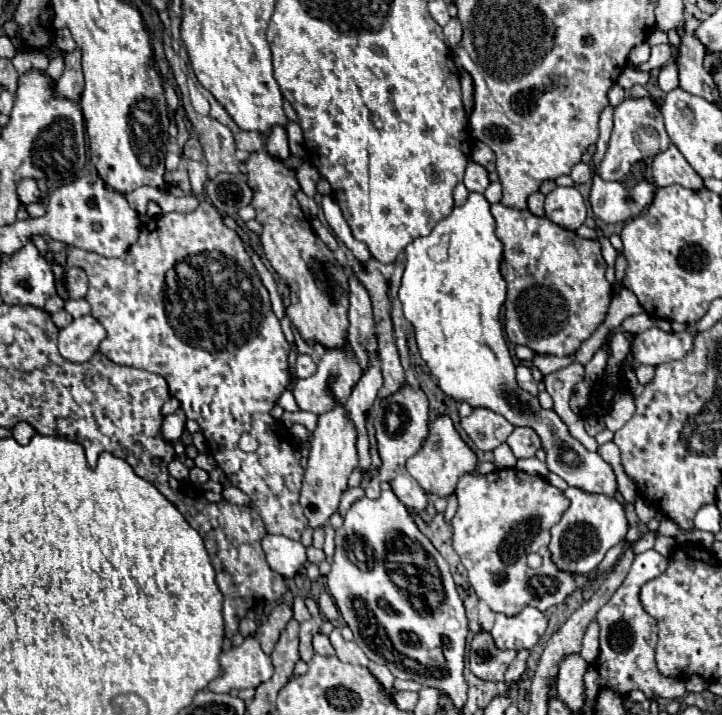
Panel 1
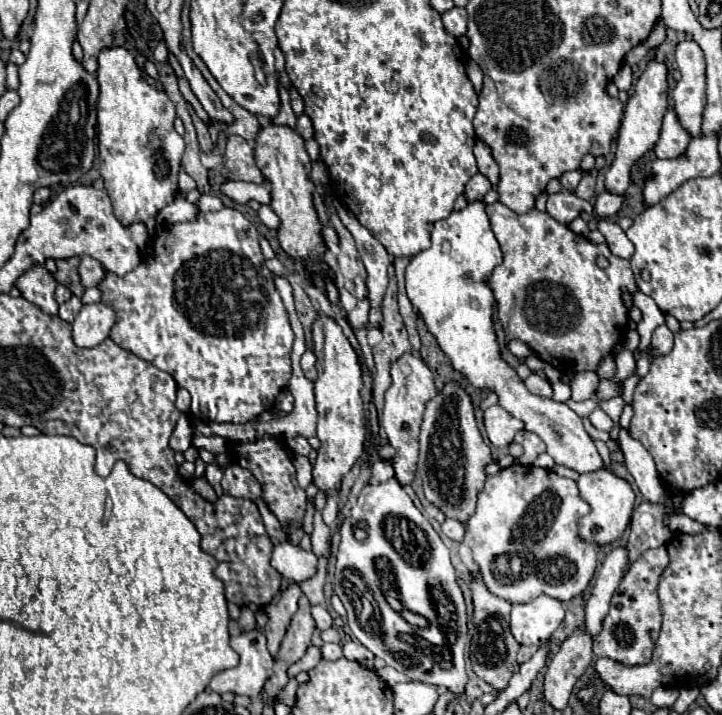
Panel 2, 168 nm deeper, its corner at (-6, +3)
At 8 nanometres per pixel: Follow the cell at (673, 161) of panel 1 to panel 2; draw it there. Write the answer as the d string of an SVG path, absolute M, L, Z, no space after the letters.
M668 108L666 116L664 116L664 124L662 124L662 132L660 132L660 140L654 148L656 156L662 160L674 160L680 158L686 148L690 144L690 136L688 132L676 122L676 114L672 108Z

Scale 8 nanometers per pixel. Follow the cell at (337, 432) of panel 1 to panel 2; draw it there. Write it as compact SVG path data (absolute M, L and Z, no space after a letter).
M318 316L312 328L312 340L314 340L314 354L316 354L316 368L318 378L314 382L314 394L316 394L316 408L318 408L318 458L314 462L312 470L312 482L324 496L328 498L342 482L342 478L350 472L350 468L360 460L364 454L364 440L366 440L366 418L364 418L364 404L362 404L362 368L358 364L358 356L346 336L342 334L342 328L328 316Z

